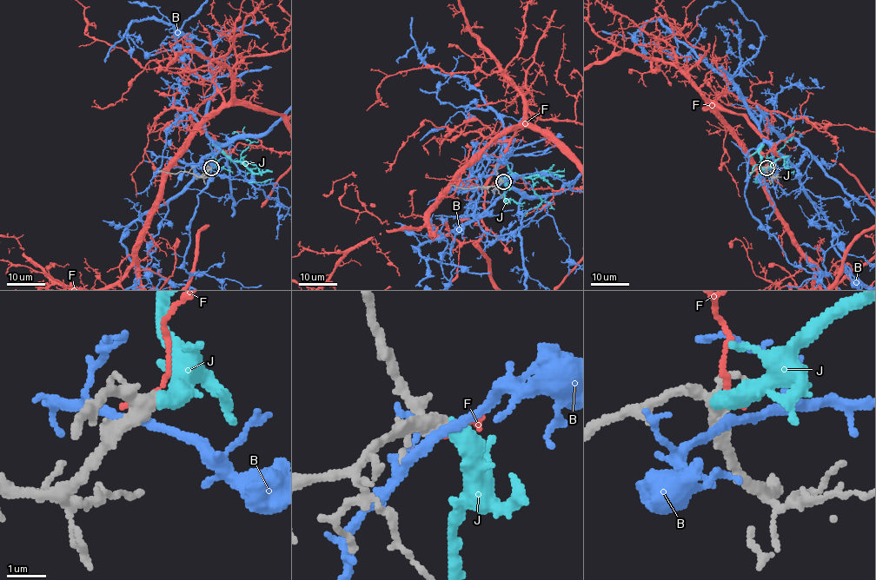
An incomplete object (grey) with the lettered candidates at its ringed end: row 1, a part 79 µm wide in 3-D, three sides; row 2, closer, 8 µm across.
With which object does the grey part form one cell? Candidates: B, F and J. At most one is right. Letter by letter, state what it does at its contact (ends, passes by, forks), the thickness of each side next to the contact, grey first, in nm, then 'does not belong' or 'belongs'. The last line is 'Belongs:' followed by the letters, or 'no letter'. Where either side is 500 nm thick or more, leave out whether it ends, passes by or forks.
B: it passes by | 340/240 nm | does not belong
F: it ends | 320/140 nm | does not belong
J: it ends | 280/480 nm | belongs
Belongs: J

